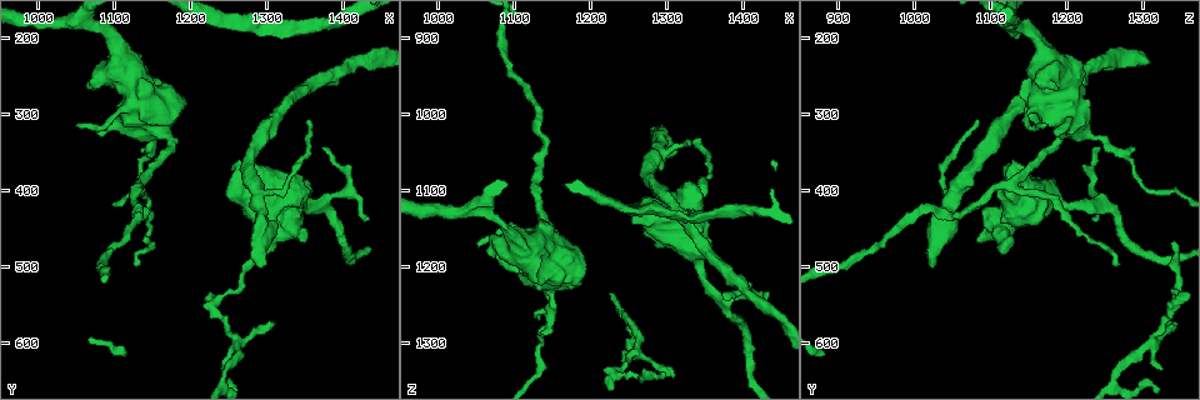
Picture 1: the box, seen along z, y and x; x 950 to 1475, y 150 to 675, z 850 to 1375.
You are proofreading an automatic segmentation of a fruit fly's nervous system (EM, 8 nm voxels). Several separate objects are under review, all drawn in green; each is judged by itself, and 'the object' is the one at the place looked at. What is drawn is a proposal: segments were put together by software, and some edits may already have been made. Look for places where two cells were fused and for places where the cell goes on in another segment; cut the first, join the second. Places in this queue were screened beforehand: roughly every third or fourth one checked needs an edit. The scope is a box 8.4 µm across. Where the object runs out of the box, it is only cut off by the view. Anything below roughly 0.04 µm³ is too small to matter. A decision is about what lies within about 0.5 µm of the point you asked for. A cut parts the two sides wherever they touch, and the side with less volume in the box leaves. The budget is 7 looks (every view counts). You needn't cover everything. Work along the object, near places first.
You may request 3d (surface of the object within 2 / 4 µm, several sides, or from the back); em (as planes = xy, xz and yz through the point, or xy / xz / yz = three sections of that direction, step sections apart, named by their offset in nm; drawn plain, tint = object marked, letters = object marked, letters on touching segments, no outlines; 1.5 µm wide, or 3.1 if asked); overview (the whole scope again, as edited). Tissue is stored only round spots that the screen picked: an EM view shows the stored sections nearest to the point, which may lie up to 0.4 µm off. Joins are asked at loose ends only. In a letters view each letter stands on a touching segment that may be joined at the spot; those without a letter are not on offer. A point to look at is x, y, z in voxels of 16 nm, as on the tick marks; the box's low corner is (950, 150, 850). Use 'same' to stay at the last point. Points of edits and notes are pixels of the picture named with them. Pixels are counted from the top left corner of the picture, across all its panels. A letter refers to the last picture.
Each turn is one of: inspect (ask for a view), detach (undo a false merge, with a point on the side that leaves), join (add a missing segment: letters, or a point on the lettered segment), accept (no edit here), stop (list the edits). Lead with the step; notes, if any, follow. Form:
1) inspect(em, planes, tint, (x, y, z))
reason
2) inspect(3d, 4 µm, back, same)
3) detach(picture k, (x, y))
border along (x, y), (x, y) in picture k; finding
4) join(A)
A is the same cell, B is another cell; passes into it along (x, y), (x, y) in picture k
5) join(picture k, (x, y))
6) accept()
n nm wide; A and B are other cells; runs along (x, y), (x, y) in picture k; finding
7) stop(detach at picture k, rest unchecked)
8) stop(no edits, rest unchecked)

inspect(em, planes, letters, (1295, 495, 1025))
free end

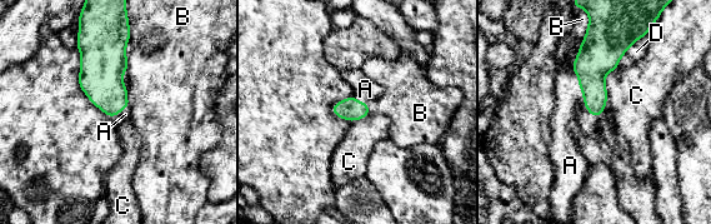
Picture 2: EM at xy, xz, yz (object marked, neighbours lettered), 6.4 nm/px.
join(A)
150 nm wide; A is the same cell, B, C and D are other cells; passes into it along (595, 59), (584, 95), (570, 109) in picture 2; it goes on there

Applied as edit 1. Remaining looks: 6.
inspect(em, xy, step 8, plain, (1380, 345, 1245))
free end

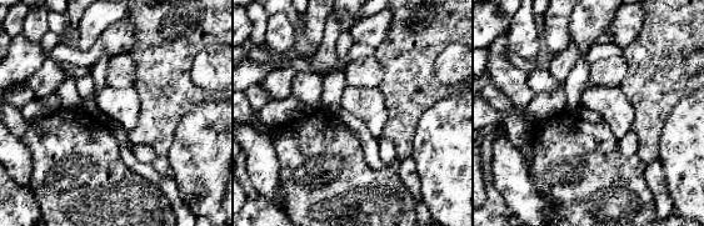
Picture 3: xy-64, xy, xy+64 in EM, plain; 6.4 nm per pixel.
inspect(em, xy, step 8, letters, same)
what lies round it

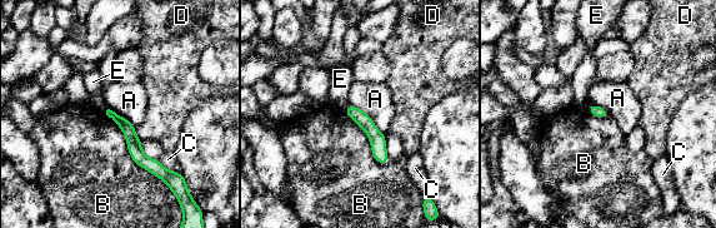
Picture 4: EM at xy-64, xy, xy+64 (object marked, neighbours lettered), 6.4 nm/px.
accept()
A, B, C, D and E are other cells; none of them fits

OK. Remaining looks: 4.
inspect(em, planes, plain, (1295, 470, 1340))
branch stops here

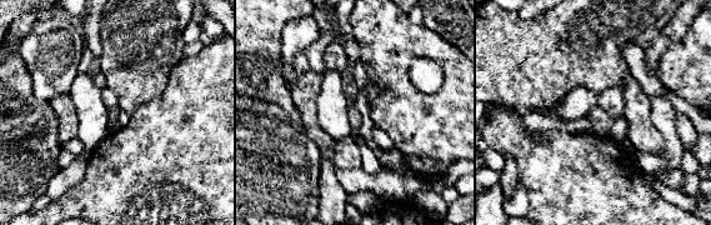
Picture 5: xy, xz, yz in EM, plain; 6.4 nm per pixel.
inspect(em, planes, letters, same)
what lies round it

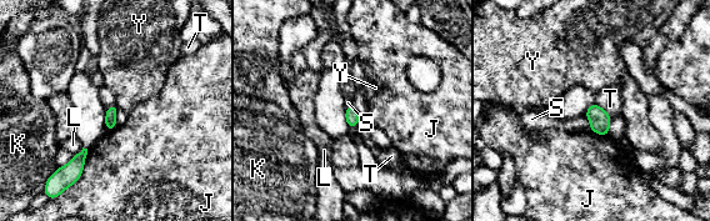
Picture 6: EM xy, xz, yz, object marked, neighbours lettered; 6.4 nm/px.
accept()
J, K, L, S, T and Y are other cells; none of them fits

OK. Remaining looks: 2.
stop(join at picture 2, rest unchecked)

